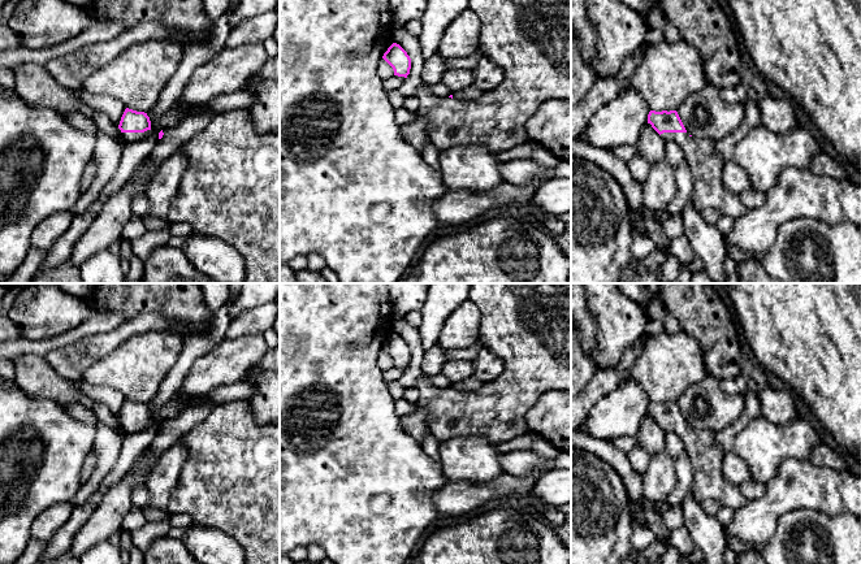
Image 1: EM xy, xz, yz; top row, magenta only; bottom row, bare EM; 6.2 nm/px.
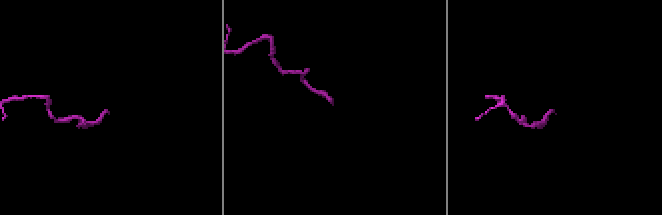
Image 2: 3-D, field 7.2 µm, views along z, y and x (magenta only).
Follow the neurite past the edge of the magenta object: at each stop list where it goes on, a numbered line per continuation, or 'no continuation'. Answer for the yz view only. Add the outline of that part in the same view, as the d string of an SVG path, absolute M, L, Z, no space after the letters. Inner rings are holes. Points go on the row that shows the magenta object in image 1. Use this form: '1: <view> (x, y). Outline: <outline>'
1: yz (705, 165). Outline: M663 133L665 140L676 142L688 162L693 192L692 201L700 212L715 209L737 220L744 216L747 208L741 204L739 195L723 187L722 170L724 161L717 155L717 142L691 136L688 133Z

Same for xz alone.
1: xz (529, 39). Outline: M470 0L481 22L480 51L503 70L503 81L476 100L434 96L420 83L417 117L428 121L432 144L440 151L483 146L507 151L529 140L528 120L550 99L571 101L571 0Z

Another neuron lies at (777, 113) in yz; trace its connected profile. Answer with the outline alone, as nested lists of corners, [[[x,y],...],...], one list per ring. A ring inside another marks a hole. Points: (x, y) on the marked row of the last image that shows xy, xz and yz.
[[[771,94],[758,100],[761,125],[775,134],[791,133],[797,126],[793,107],[789,97],[782,94]]]

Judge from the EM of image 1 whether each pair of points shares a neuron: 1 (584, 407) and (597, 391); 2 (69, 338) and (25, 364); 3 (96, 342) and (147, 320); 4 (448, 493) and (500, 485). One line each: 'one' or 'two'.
1: one
2: two
3: one
4: one

